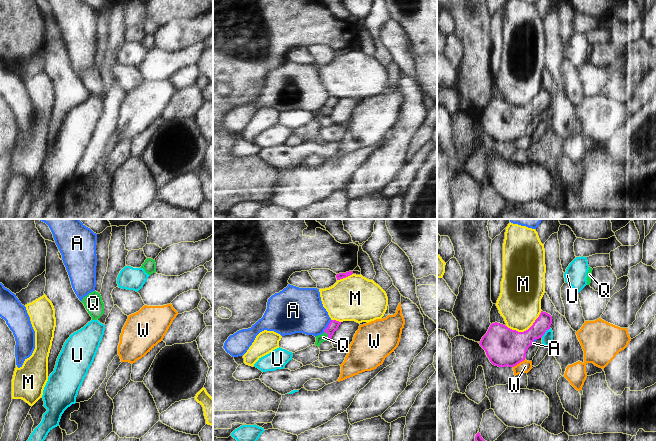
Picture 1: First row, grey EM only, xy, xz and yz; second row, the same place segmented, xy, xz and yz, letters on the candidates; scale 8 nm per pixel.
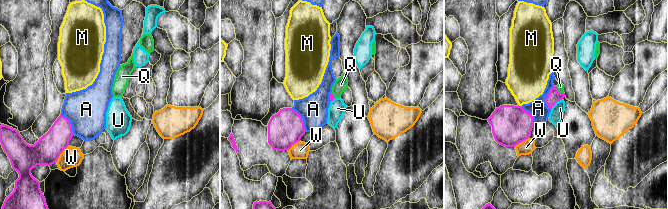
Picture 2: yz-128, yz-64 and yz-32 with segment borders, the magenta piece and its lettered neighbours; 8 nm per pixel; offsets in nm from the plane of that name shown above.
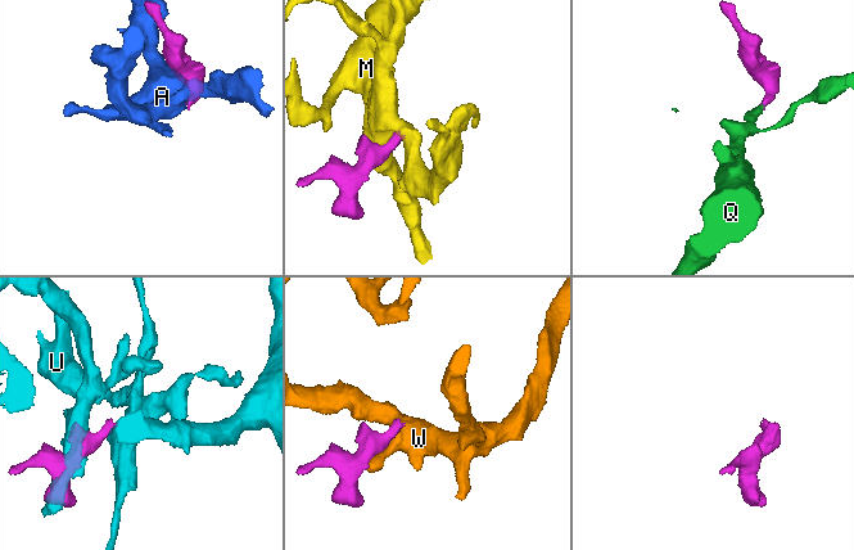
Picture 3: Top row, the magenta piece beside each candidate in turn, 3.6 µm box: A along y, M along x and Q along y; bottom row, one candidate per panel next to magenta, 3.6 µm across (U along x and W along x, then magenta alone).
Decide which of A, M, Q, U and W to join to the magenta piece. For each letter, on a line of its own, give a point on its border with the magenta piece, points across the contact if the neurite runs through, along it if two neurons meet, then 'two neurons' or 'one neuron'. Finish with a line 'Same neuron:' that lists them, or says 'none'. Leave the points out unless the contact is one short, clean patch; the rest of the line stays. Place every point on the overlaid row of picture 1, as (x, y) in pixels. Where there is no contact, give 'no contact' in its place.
A: contact xz (328, 326); two neurons
M: contact yz (526, 330); two neurons
Q: contact xz (328, 335); way xz (333, 325), (328, 335), (323, 337); one neuron
U: contact yz (545, 331); border yz (550, 328), (541, 337); two neurons
W: contact yz (519, 362); two neurons
Same neuron: Q

